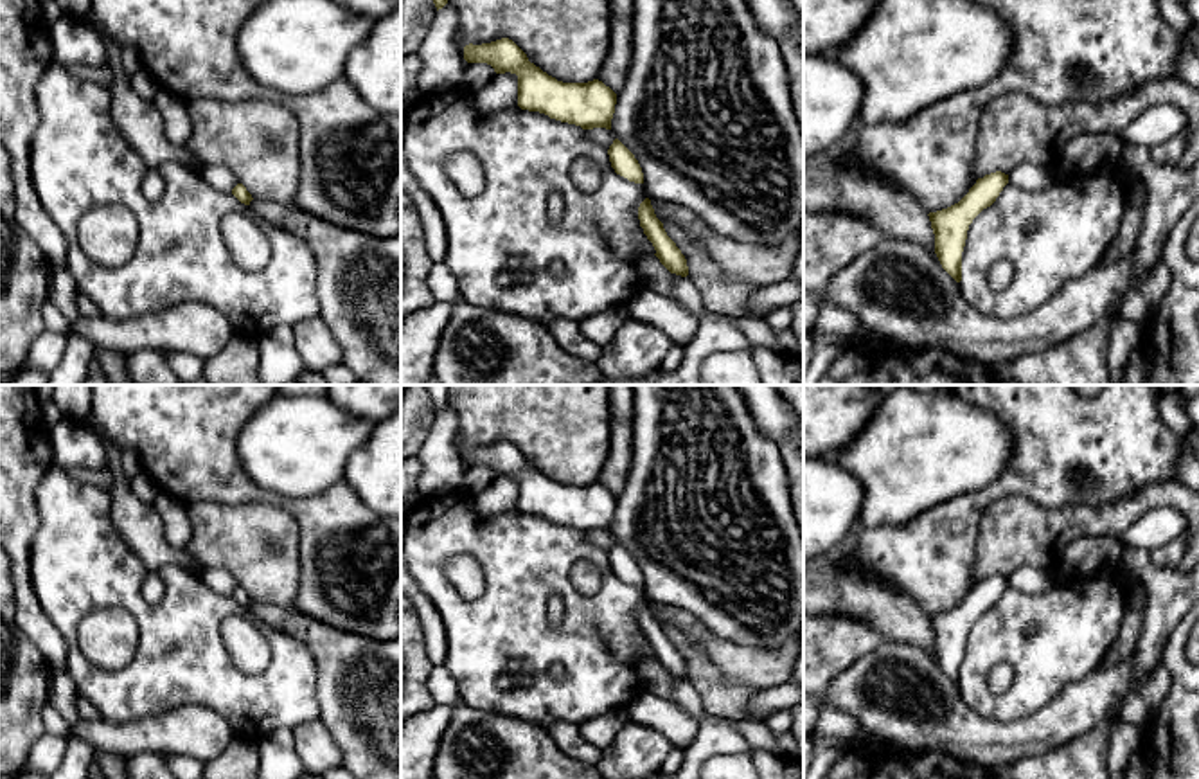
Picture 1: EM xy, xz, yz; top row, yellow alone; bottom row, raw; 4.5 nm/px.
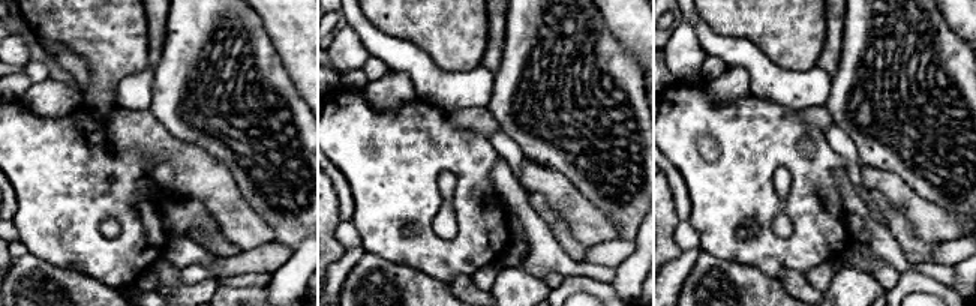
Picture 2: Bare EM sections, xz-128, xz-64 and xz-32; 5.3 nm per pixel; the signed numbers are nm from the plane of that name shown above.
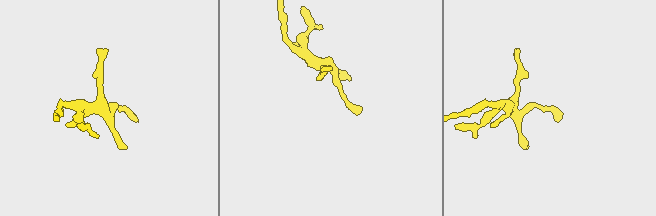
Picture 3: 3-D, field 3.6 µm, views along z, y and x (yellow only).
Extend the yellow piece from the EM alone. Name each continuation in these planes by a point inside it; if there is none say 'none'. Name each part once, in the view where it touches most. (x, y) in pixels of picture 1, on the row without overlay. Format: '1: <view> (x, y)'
none

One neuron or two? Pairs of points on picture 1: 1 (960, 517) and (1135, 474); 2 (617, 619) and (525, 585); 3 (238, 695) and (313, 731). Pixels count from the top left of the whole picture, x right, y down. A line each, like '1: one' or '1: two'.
1: one
2: one
3: two

